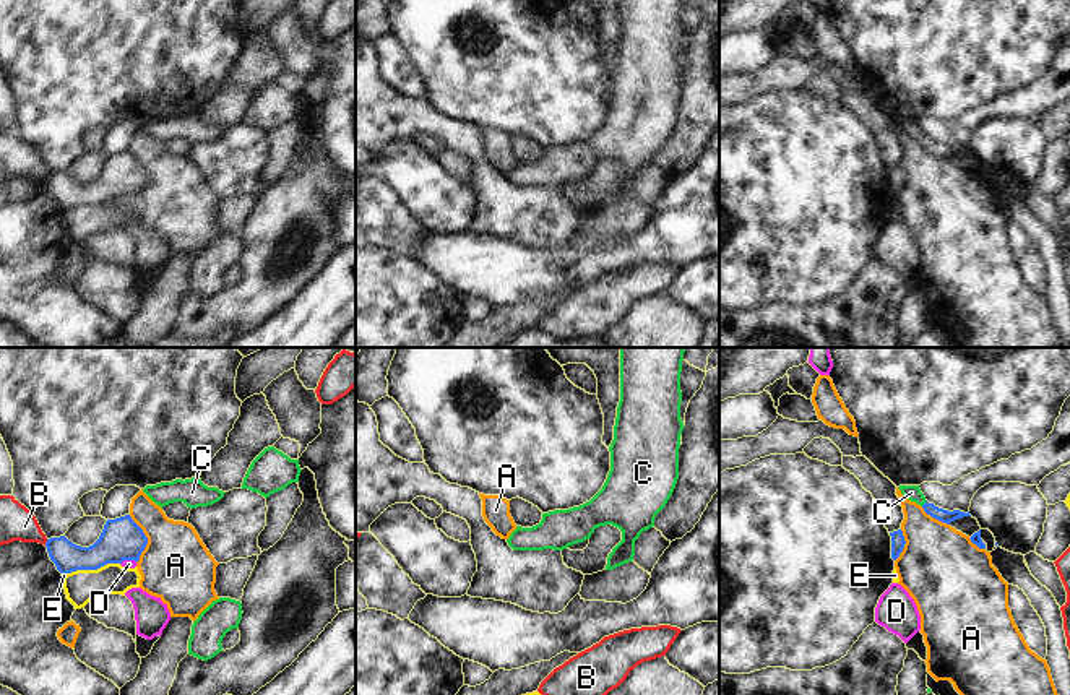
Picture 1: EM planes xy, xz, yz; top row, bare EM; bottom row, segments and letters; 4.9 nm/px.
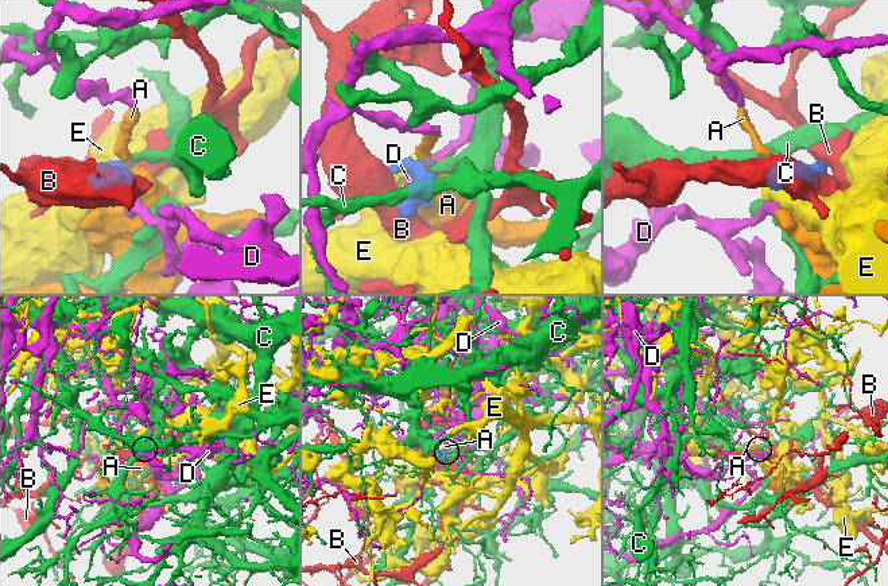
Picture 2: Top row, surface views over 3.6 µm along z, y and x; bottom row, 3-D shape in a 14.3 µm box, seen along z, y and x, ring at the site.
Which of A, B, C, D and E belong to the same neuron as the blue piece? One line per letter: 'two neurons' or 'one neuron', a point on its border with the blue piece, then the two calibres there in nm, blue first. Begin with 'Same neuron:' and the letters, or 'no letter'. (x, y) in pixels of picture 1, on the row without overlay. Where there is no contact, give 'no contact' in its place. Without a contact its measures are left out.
Same neuron: C
A: two neurons | xy (146, 176) | 200/360 nm
B: two neurons | xy (46, 179) | 150/180 nm
C: one neuron | yz (924, 140) | 70/80 nm
D: two neurons | xy (127, 195) | 200/50 nm
E: two neurons | xy (90, 205) | 200/160 nm

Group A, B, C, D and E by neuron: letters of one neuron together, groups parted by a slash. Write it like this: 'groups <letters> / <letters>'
groups A / B / C / D / E

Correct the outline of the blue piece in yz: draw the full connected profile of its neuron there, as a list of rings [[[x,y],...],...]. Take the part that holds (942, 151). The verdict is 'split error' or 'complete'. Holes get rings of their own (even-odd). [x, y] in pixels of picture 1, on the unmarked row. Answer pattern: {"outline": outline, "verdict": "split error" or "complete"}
{"outline": [[[900,122],[898,125],[908,136],[916,138],[917,141],[924,145],[927,151],[930,151],[932,154],[942,159],[950,161],[951,158],[958,154],[971,153],[969,148],[968,149],[960,146],[948,148],[948,146],[935,143],[934,140],[929,140],[924,130],[921,128],[919,122]]], "verdict": "split error"}

